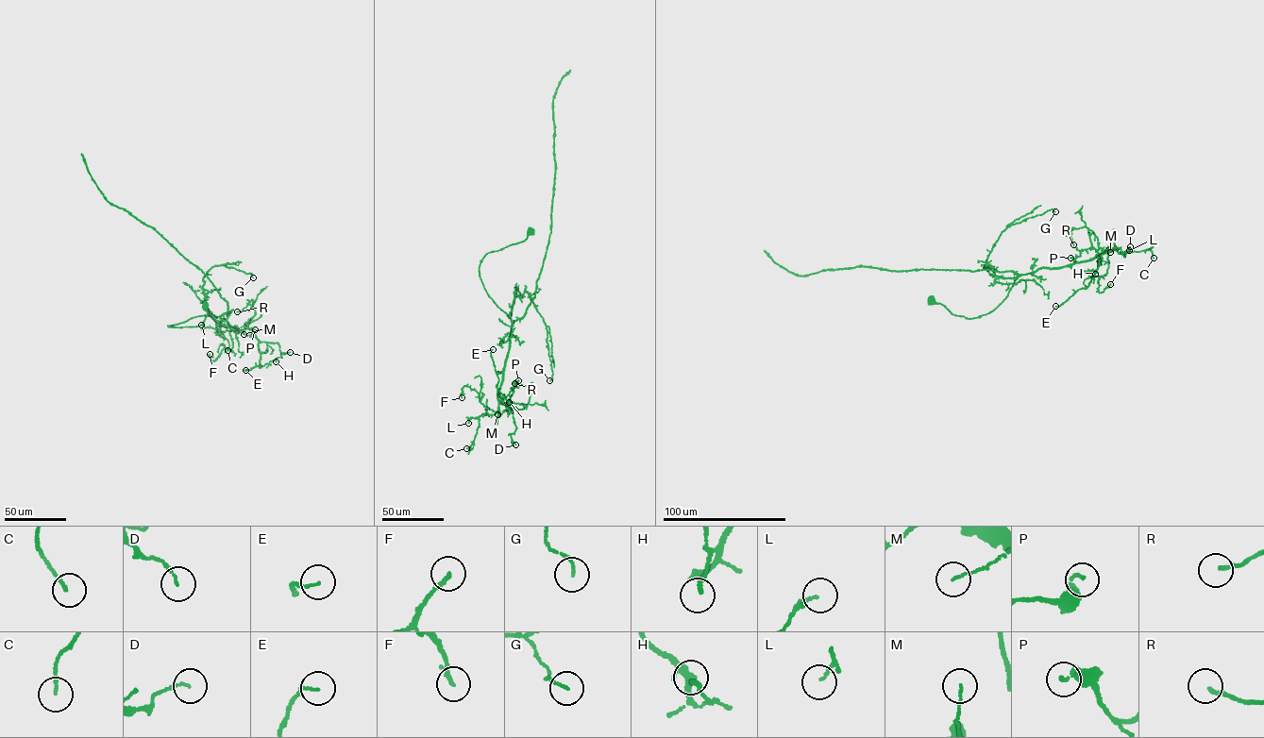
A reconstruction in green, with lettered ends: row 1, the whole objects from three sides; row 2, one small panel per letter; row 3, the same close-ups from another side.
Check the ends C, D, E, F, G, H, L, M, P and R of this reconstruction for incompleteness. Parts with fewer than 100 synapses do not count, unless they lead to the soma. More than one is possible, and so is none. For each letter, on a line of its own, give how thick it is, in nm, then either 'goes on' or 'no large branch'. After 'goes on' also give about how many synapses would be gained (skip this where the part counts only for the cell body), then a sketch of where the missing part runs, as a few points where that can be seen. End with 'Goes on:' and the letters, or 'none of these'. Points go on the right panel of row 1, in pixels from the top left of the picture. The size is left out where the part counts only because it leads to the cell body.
C: calibre 130 nm; no large branch
D: calibre 100 nm; no large branch
E: calibre 90 nm; no large branch
F: calibre 190 nm; no large branch
G: calibre 100 nm; no large branch
H: calibre 150 nm; no large branch
L: calibre 120 nm; no large branch
M: calibre 90 nm; no large branch
P: calibre 110 nm; no large branch
R: calibre 160 nm; no large branch
Goes on: none of these

